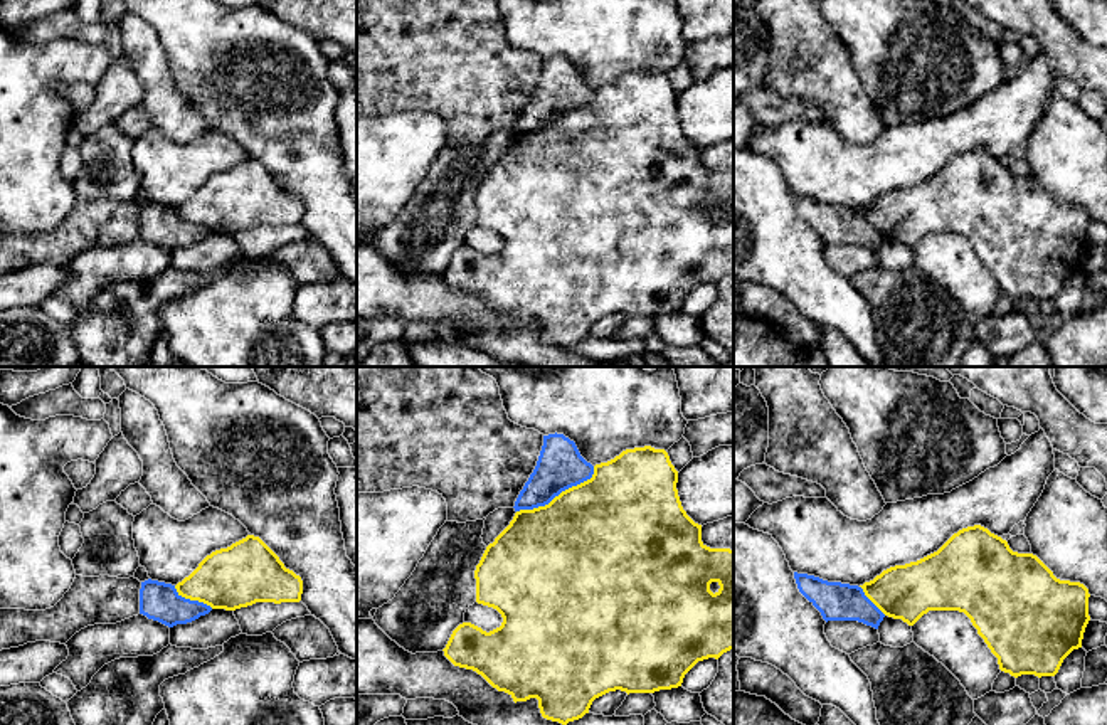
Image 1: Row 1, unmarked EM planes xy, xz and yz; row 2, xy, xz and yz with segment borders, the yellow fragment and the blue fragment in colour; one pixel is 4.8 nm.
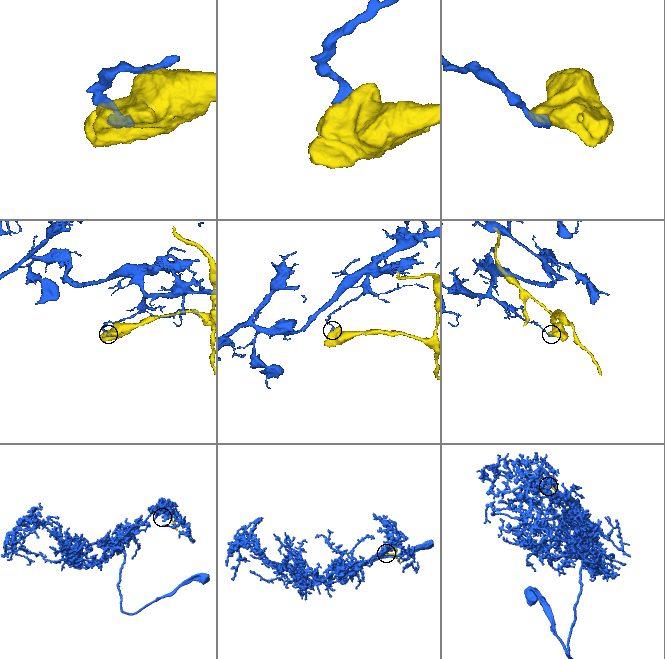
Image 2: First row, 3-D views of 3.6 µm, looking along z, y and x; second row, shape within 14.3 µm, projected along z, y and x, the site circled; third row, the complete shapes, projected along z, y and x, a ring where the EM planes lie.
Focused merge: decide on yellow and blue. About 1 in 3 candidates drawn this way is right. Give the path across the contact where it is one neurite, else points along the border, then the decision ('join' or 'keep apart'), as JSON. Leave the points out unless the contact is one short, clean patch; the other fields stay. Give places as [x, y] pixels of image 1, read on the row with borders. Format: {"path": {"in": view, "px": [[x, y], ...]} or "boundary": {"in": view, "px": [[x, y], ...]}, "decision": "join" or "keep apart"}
{"boundary": {"in": "xz", "px": [[594, 466], [589, 478], [562, 490], [547, 503], [517, 512]]}, "decision": "keep apart"}

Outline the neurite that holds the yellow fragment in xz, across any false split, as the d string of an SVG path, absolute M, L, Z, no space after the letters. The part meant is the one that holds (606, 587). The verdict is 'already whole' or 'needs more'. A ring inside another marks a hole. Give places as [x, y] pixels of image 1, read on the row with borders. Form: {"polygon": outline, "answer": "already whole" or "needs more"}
{"polygon": "M634 447L596 464L591 479L562 491L548 505L516 511L510 525L486 547L474 570L476 602L496 609L503 622L490 632L471 622L459 624L442 649L444 656L454 666L476 671L493 688L508 693L515 703L537 698L543 718L567 725L589 713L592 701L609 691L621 690L629 695L678 688L698 661L718 659L734 649L734 550L710 548L702 542L702 525L683 510L676 483L678 471L665 449Z", "answer": "already whole"}

